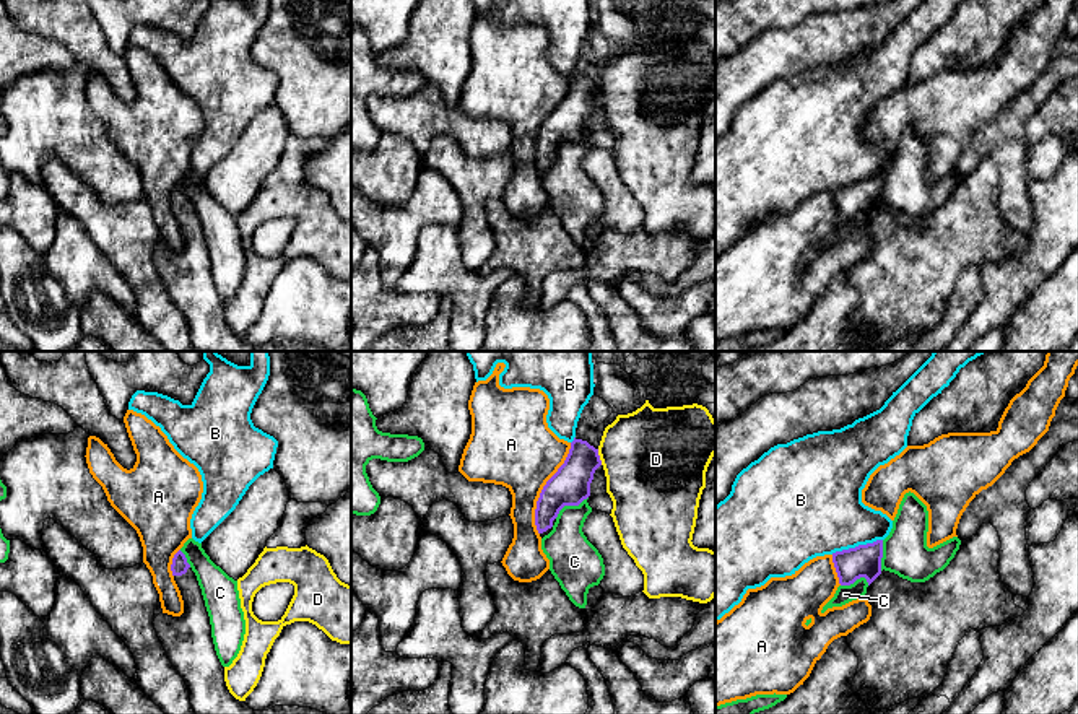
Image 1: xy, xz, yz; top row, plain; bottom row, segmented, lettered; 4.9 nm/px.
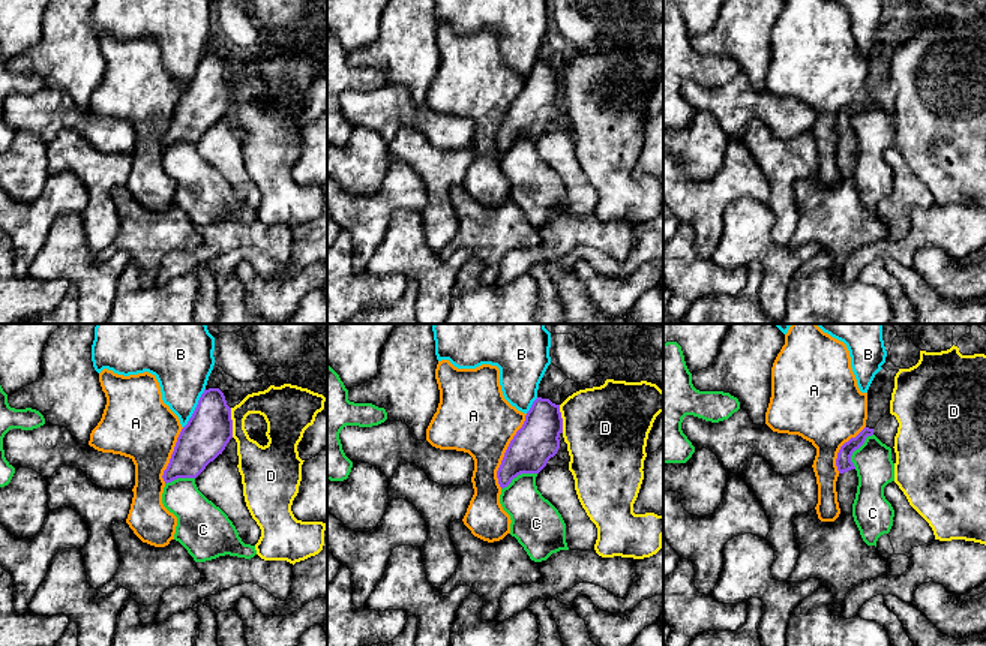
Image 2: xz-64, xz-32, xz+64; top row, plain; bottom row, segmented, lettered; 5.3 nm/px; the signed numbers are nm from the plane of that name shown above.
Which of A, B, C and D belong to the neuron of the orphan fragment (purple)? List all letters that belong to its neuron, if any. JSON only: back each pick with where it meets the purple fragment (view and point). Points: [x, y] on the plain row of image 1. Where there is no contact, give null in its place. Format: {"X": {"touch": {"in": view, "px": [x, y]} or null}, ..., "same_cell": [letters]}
{"same_cell": []}

